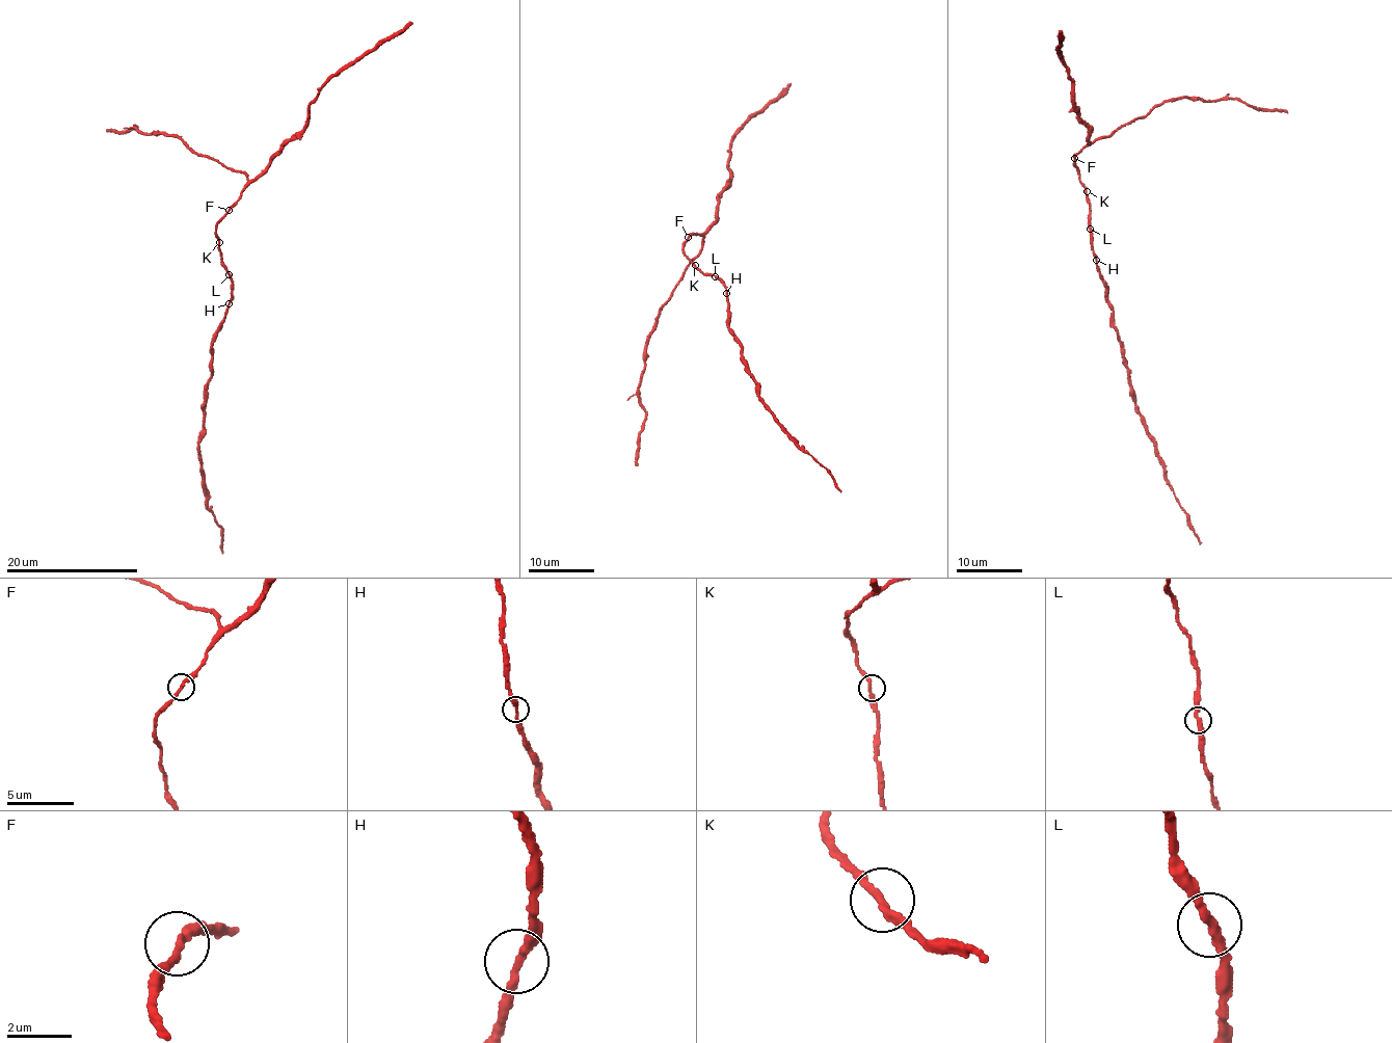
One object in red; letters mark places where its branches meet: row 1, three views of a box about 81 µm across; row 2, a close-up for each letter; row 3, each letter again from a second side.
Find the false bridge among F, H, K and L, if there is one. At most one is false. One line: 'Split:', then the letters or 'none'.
Split: none

